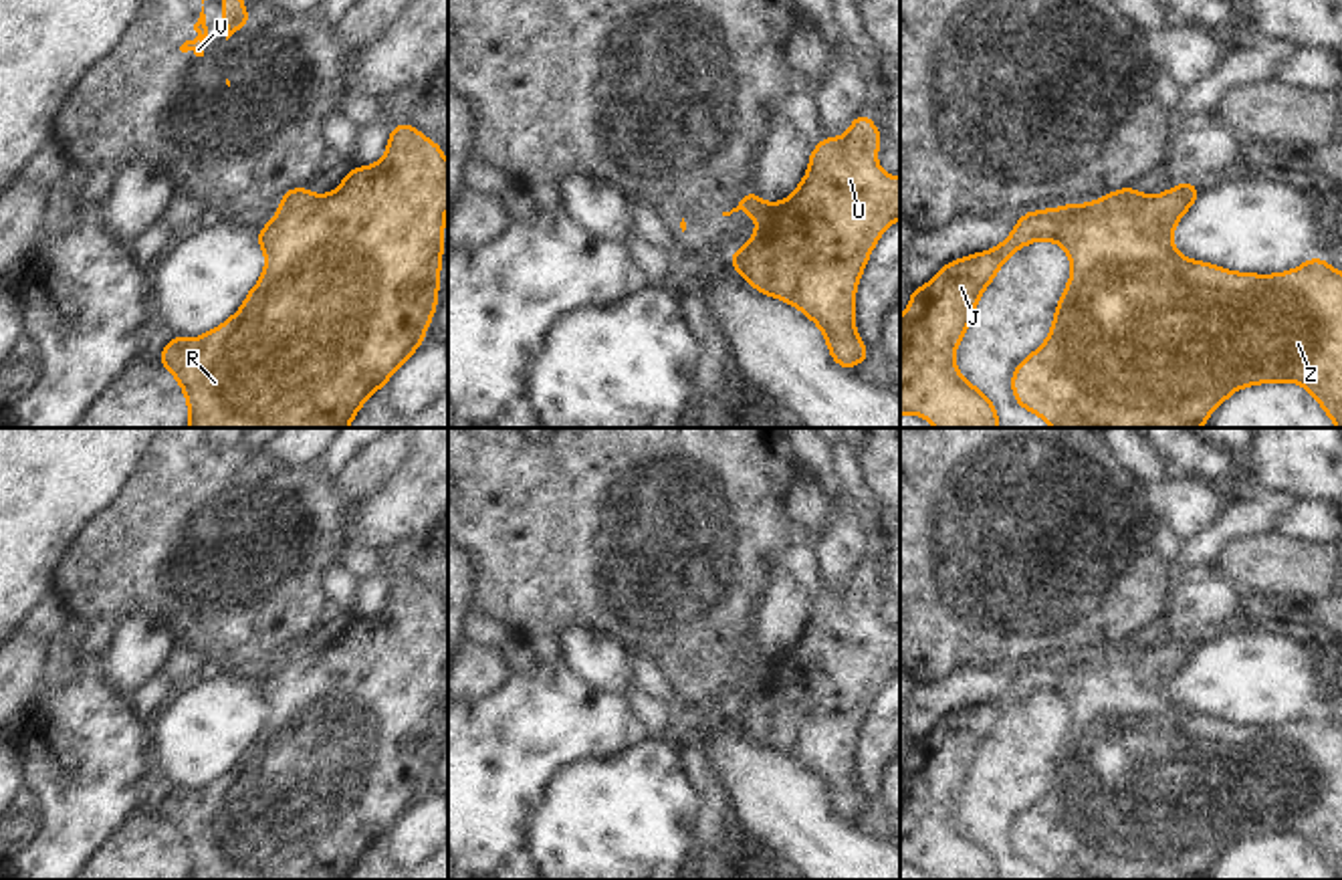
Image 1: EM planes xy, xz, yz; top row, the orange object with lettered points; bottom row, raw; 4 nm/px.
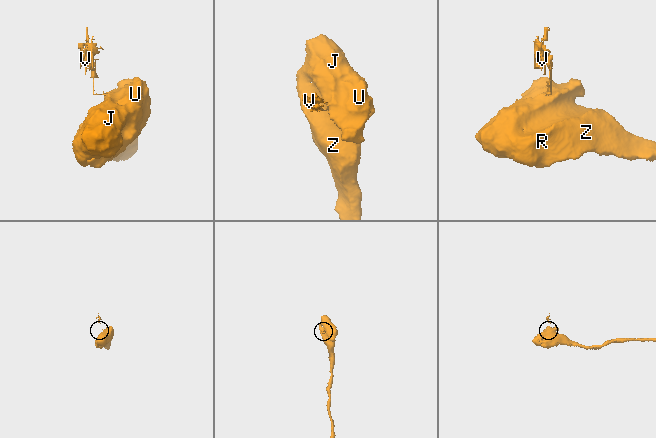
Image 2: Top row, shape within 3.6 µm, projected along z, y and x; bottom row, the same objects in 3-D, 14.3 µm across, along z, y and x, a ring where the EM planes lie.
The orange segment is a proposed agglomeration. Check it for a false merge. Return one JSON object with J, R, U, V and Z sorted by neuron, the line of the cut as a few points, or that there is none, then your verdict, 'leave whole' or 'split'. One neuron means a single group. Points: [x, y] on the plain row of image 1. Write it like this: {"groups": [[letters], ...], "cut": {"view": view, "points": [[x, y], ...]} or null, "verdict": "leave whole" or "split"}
{"groups": [["J", "R", "U", "Z"], ["V"]], "cut": {"view": "yz", "points": [[1119, 644], [1104, 652]]}, "verdict": "split"}

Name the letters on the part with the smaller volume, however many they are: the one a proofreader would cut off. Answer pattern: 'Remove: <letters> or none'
Remove: V

